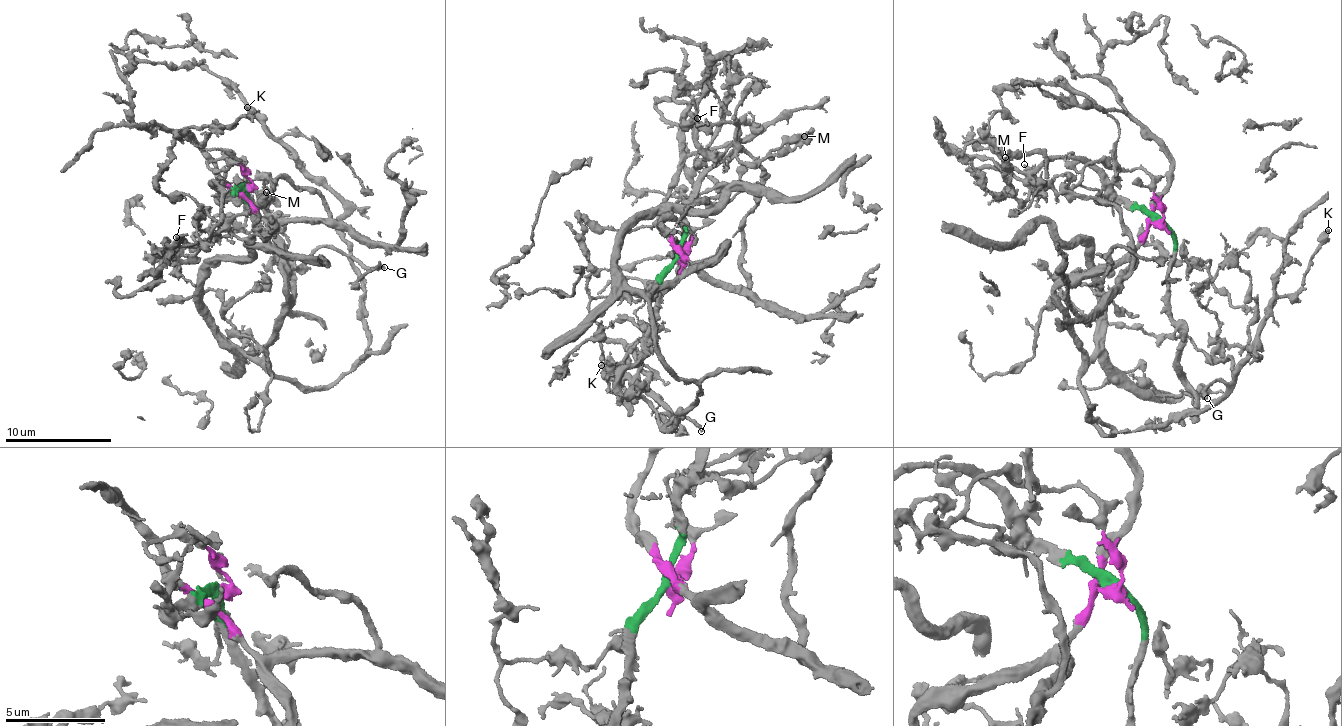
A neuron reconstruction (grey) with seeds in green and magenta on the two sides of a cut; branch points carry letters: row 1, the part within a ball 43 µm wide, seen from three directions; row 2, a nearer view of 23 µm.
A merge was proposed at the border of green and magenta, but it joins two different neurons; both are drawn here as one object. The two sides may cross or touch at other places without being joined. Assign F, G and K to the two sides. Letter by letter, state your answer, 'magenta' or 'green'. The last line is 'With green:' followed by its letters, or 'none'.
F: green
G: magenta
K: magenta
With green: F

